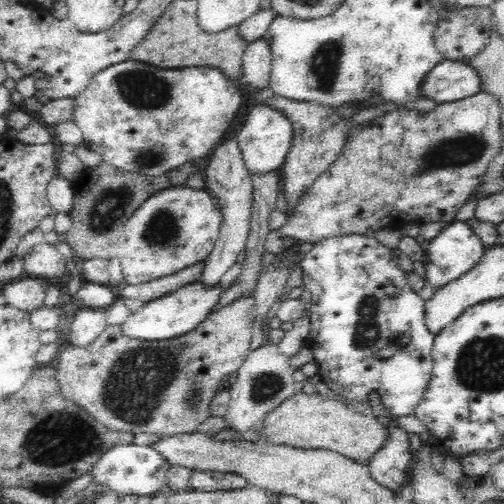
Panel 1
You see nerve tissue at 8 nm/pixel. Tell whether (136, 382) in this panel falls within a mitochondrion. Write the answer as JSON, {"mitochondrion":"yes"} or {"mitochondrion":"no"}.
{"mitochondrion":"yes"}

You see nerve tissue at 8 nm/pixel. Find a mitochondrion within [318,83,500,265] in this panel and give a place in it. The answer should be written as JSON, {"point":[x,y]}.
{"point":[459,152]}

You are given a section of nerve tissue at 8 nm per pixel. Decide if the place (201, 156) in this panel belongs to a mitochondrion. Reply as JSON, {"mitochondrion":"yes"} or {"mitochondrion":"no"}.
{"mitochondrion":"no"}

